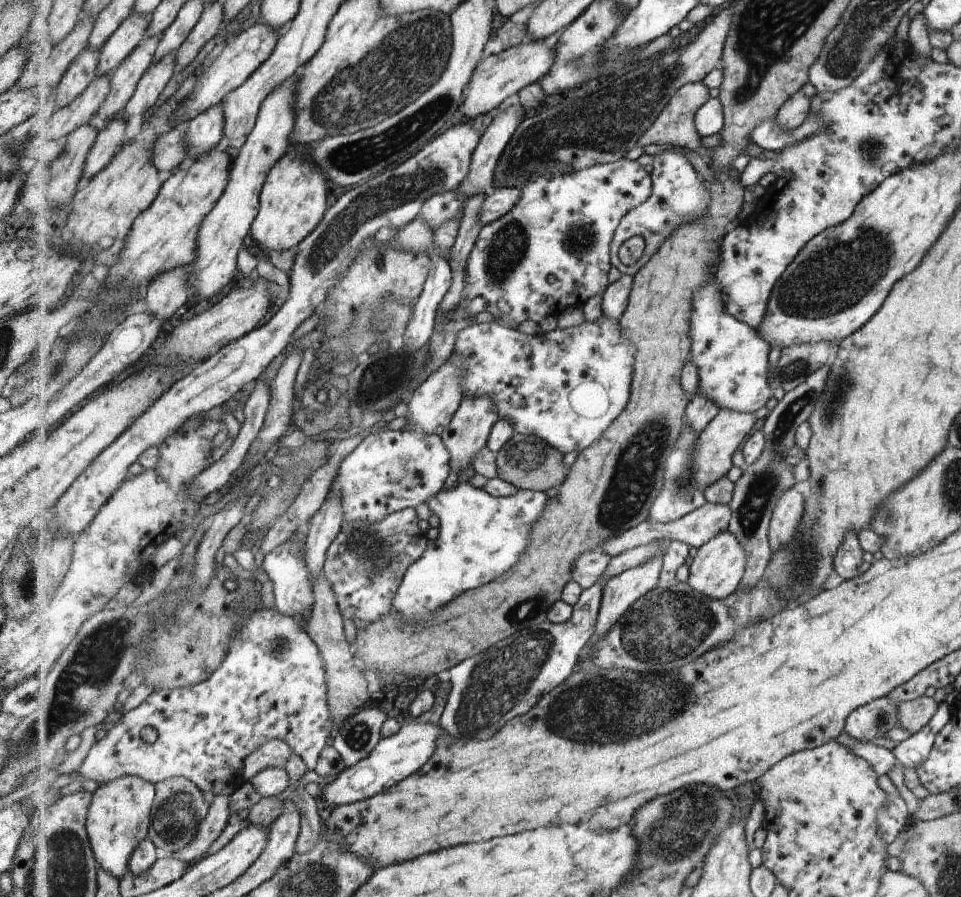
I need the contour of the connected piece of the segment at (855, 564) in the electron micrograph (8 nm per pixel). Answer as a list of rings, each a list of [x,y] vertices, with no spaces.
[[[853,530],[847,532],[845,542],[835,554],[835,571],[843,581],[853,580],[859,575],[859,565],[863,562],[863,548],[861,542]]]

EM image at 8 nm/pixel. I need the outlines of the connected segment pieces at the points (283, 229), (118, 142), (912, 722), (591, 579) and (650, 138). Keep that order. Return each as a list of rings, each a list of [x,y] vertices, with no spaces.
[[[293,145],[284,158],[271,170],[265,182],[264,190],[260,195],[260,214],[253,222],[250,233],[250,241],[253,241],[266,254],[270,251],[289,250],[292,246],[298,247],[302,241],[313,233],[316,227],[321,223],[327,212],[327,180],[328,178],[313,164],[309,162],[301,148]]]
[[[121,114],[119,118],[115,118],[109,124],[109,128],[105,128],[98,134],[99,138],[91,150],[87,164],[85,164],[83,178],[91,182],[95,176],[99,176],[113,162],[124,147],[125,134],[127,134],[127,122],[123,120]]]
[[[924,695],[901,702],[897,705],[897,725],[913,735],[929,722],[937,706],[938,703]]]
[[[602,550],[587,551],[577,556],[573,564],[573,579],[578,581],[584,589],[593,587],[607,572],[612,557]]]
[[[703,81],[699,83],[689,83],[683,86],[683,88],[675,94],[671,103],[660,112],[661,116],[657,118],[656,122],[653,122],[653,126],[649,128],[649,131],[639,138],[637,146],[644,147],[654,144],[683,146],[685,149],[691,148],[691,150],[697,150],[697,152],[703,154],[703,156],[709,156],[712,160],[707,164],[713,166],[713,151],[709,148],[705,148],[705,146],[701,144],[702,137],[697,131],[697,126],[695,126],[697,112],[711,99],[709,86],[705,86]]]

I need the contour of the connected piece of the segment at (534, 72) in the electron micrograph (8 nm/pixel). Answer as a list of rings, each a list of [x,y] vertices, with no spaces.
[[[560,31],[549,36],[549,38],[524,43],[482,60],[477,66],[469,86],[465,88],[465,102],[461,106],[461,114],[467,118],[477,118],[483,114],[493,115],[495,108],[497,110],[509,96],[518,95],[521,90],[549,75],[555,66],[557,44],[559,44],[563,33]]]

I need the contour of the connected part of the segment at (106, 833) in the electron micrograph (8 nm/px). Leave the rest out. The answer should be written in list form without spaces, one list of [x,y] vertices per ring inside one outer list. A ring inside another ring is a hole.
[[[127,776],[119,778],[116,781],[102,784],[93,793],[93,802],[89,810],[87,831],[89,841],[91,842],[97,863],[100,868],[107,870],[109,874],[117,876],[119,880],[130,871],[129,860],[133,854],[139,850],[139,846],[149,839],[149,830],[151,830],[153,820],[153,806],[156,803],[156,786],[151,782],[146,782],[143,778]]]

